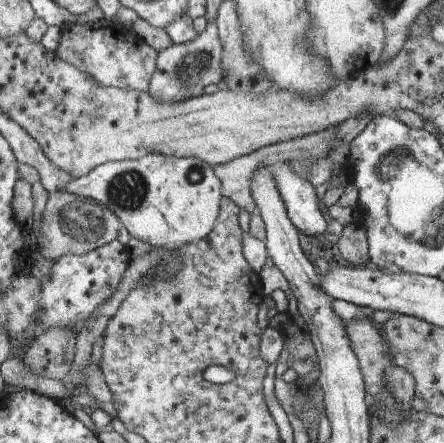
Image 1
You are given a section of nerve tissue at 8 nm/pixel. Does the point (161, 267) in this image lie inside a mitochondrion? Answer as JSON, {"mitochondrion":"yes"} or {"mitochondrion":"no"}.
{"mitochondrion":"yes"}

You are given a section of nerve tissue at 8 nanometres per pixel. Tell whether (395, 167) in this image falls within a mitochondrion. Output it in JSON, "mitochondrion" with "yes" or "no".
{"mitochondrion":"yes"}

